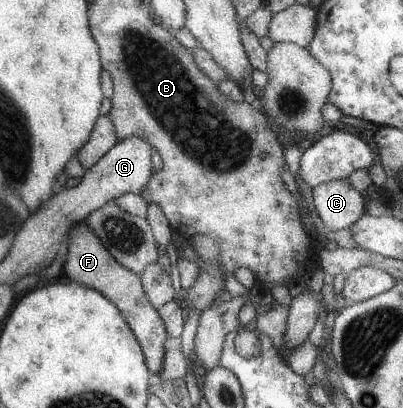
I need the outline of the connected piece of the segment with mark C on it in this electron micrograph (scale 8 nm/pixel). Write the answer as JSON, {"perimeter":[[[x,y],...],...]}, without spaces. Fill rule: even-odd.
{"perimeter":[[[330,179],[324,184],[315,186],[310,191],[310,205],[316,210],[318,218],[326,231],[347,228],[363,215],[365,195],[352,188],[345,180]]]}

